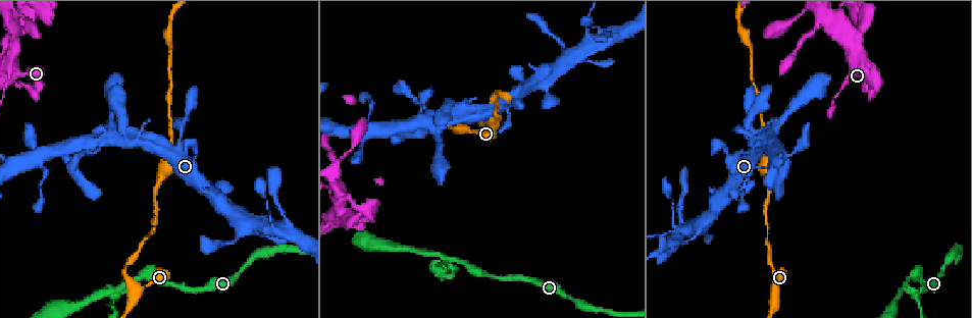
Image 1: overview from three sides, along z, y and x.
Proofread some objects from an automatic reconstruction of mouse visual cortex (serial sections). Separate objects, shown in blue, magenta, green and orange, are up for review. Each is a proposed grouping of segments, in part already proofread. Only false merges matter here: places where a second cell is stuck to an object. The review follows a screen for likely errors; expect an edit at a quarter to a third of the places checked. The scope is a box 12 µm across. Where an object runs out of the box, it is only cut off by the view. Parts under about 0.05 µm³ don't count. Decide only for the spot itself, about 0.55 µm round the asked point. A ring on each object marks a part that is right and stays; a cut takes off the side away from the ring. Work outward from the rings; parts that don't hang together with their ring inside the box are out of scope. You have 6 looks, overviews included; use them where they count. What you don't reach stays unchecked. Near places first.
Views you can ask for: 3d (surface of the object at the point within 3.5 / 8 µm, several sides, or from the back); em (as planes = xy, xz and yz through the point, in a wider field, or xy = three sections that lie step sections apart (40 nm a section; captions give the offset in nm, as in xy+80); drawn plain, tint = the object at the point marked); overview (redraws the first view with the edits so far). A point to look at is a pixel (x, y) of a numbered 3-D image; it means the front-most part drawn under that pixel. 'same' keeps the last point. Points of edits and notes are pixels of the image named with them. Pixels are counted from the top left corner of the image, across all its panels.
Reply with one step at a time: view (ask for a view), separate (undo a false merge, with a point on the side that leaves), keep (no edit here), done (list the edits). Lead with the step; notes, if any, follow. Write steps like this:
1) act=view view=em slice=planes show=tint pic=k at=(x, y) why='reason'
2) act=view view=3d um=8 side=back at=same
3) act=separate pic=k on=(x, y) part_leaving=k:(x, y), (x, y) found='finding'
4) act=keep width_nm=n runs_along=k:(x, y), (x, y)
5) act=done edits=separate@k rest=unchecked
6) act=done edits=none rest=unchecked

act=view view=3d um=8 pic=1 at=(180, 135)

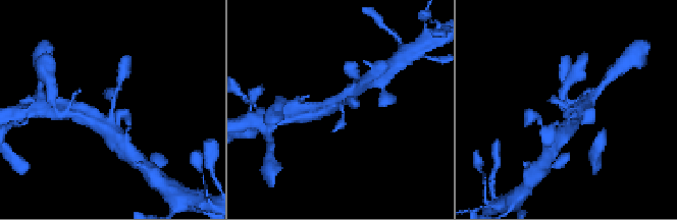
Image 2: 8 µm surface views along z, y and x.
act=view view=3d um=3.5 pic=2 at=(568, 103)

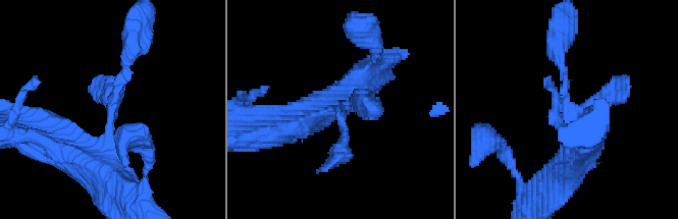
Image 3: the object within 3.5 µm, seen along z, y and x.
act=view view=em slice=xy step=3 show=tint pic=3 at=(568, 112)

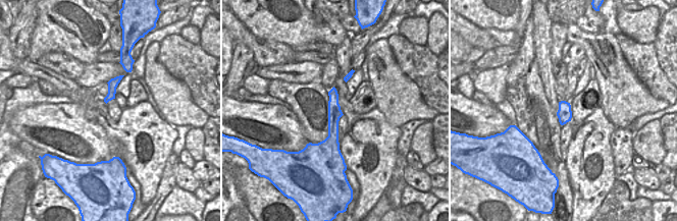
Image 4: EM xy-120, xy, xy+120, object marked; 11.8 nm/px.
act=keep width_nm=170 runs_along=3:(558, 176), (569, 116), (558, 51) found='continuous, no second cell'

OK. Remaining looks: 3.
act=view view=3d um=3.5 pic=1 at=(124, 273) why='sharp bend'

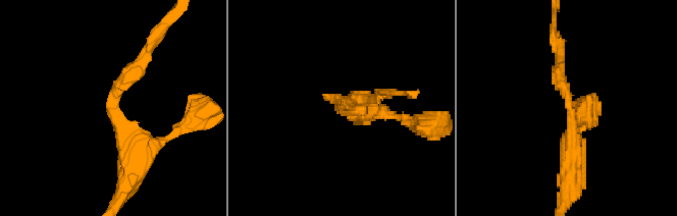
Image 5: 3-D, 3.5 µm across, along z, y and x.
act=view view=em slice=planes show=tint pic=5 at=(570, 107) arm_widths_nm=200,250

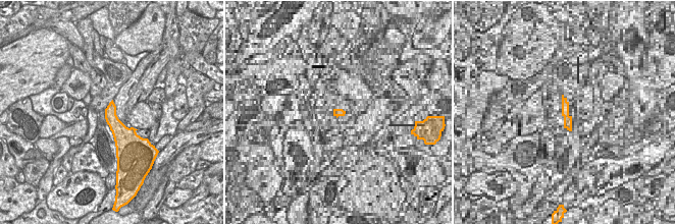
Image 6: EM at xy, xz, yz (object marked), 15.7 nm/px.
act=keep found='all the same cell'

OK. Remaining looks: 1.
act=done edits=none rest=unchecked

